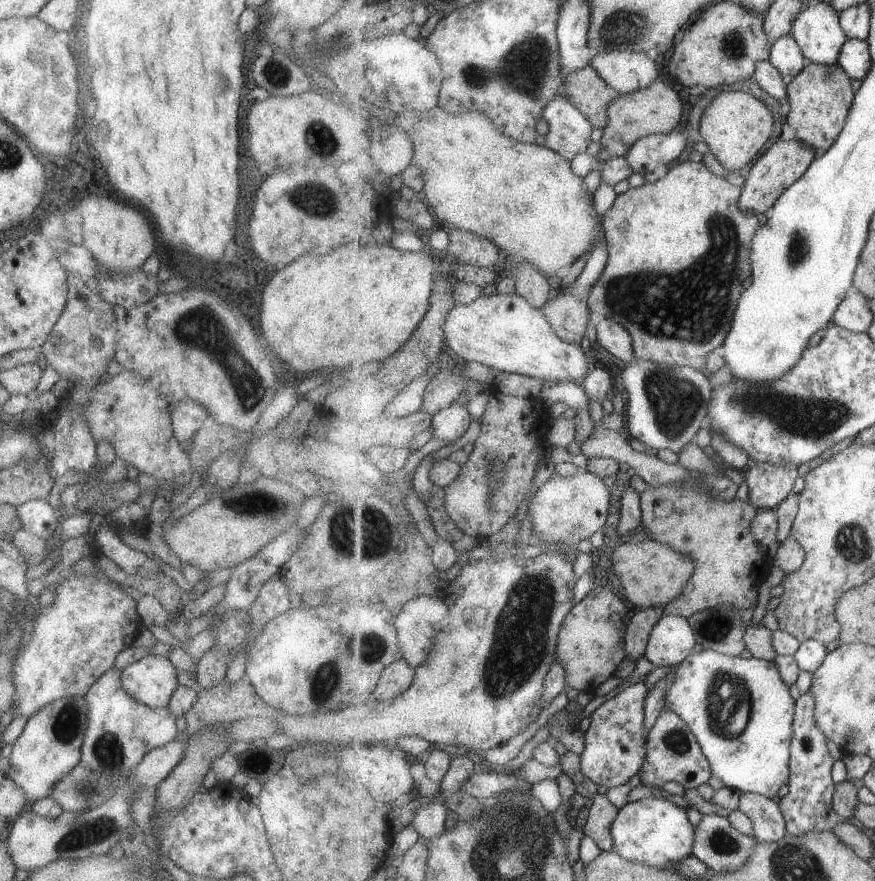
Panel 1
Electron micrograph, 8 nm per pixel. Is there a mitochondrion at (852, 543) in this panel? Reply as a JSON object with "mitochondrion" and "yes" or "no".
{"mitochondrion":"yes"}

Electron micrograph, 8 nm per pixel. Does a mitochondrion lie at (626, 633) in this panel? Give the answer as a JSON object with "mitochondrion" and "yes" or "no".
{"mitochondrion":"no"}

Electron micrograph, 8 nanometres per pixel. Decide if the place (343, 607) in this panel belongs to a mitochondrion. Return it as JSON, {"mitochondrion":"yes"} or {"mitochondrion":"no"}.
{"mitochondrion":"no"}

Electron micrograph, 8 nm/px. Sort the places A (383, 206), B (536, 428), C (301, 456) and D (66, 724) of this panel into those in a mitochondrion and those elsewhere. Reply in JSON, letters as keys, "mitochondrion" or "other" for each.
{"A":"other","B":"mitochondrion","C":"other","D":"mitochondrion"}

